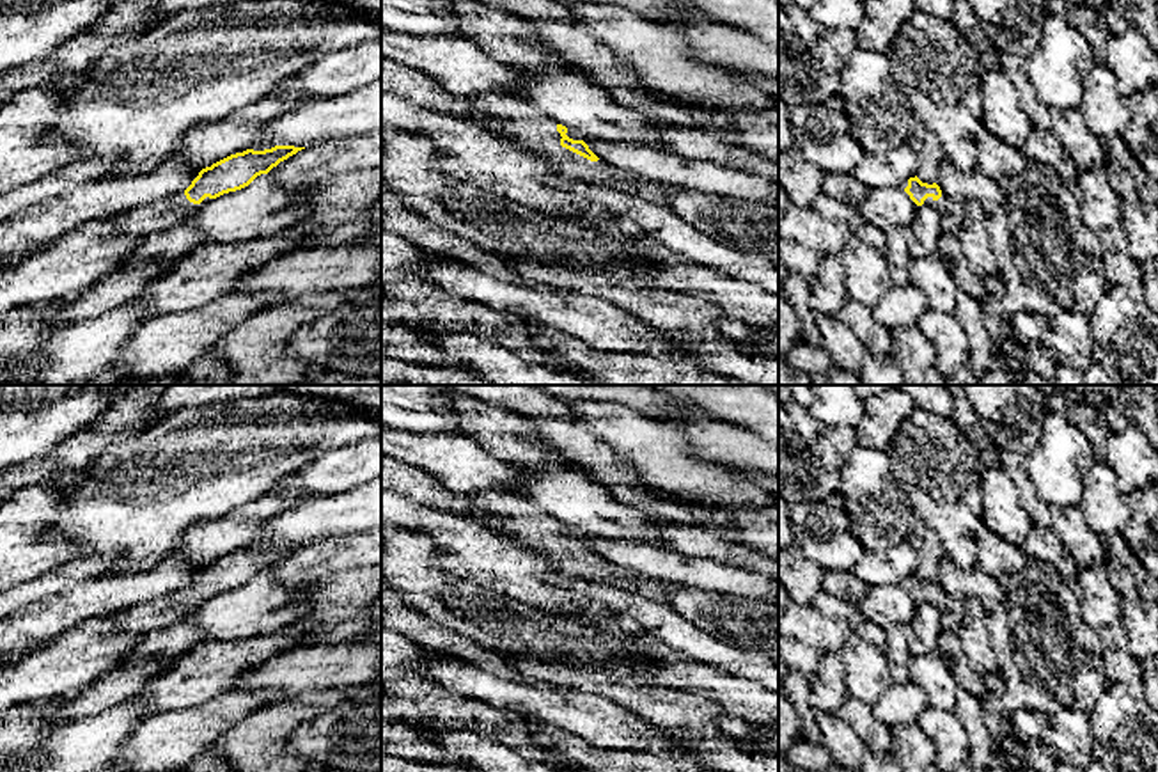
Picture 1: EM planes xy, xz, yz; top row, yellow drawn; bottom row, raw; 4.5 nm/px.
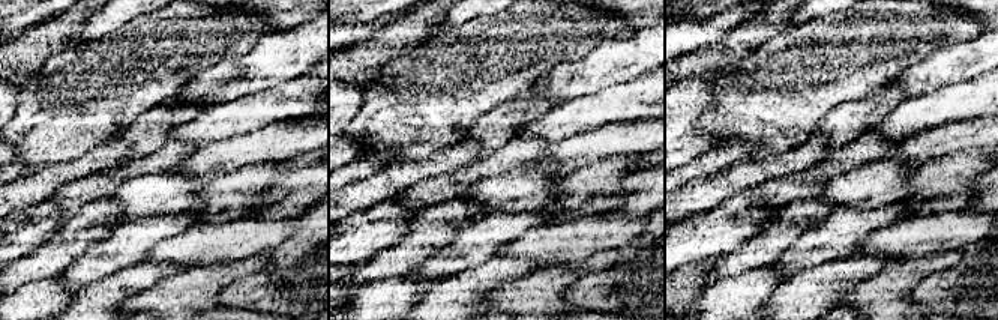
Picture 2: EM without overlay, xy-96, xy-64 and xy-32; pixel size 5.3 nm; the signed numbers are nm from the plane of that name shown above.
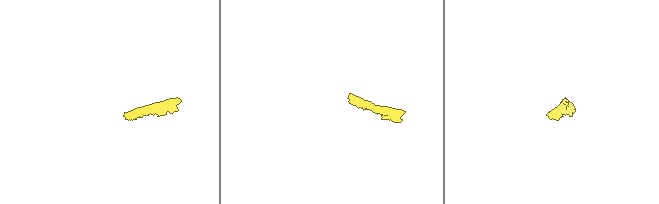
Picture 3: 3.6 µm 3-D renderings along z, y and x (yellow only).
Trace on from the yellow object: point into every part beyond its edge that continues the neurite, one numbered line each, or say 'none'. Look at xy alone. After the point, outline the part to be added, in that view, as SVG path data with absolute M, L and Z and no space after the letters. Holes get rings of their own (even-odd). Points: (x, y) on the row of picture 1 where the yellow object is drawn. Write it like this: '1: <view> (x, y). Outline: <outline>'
1: xy (169, 212). Outline: M179 192L106 220L122 234L149 236L181 225L192 211L209 201L211 199L206 197L200 204L193 204L186 199L184 192Z

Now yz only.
1: yz (953, 212). Outline: M942 193L938 201L927 197L924 204L933 206L942 217L942 227L947 232L958 232L965 220L965 202L954 201Z

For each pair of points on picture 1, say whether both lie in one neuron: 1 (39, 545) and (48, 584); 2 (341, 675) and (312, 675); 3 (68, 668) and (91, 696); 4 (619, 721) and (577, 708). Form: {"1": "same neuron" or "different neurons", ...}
{"1": "different neurons", "2": "same neuron", "3": "different neurons", "4": "same neuron"}

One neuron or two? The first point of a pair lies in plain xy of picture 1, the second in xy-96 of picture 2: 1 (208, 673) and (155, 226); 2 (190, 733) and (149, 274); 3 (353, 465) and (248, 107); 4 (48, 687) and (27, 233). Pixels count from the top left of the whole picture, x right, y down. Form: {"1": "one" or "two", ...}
{"1": "one", "2": "one", "3": "two", "4": "one"}

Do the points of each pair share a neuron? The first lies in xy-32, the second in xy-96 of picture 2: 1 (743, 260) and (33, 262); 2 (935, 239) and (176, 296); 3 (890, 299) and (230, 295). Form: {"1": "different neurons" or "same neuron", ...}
{"1": "same neuron", "2": "different neurons", "3": "different neurons"}

